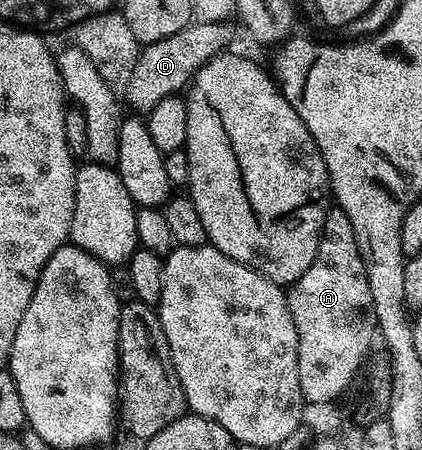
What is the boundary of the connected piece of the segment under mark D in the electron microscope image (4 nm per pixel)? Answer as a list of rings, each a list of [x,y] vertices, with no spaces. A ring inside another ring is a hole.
[[[193,21],[176,34],[169,35],[168,38],[145,45],[139,51],[130,77],[124,85],[125,107],[129,111],[131,108],[134,111],[131,113],[134,114],[149,114],[152,106],[156,106],[156,102],[181,93],[203,64],[230,46],[229,43],[234,38],[234,30],[231,26],[232,24],[227,21],[220,23]]]

